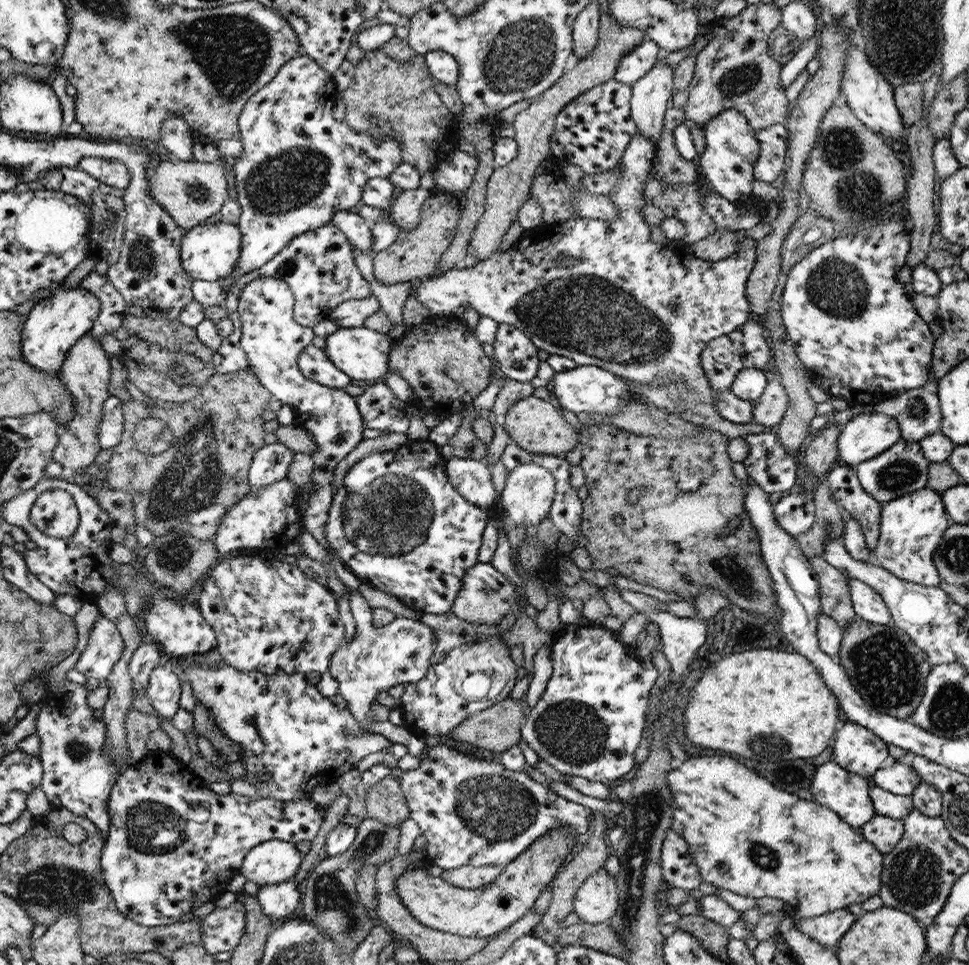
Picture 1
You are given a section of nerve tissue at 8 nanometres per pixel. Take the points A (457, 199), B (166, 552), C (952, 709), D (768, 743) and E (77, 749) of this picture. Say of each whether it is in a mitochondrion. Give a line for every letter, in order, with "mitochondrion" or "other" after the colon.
A: other
B: mitochondrion
C: mitochondrion
D: mitochondrion
E: mitochondrion

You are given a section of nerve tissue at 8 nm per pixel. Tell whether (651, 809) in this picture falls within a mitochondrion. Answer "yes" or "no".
yes

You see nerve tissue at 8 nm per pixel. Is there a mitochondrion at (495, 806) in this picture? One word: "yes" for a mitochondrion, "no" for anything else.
yes

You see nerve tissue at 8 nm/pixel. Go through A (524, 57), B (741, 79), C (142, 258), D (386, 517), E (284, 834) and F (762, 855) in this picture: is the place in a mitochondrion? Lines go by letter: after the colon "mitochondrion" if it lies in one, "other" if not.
A: mitochondrion
B: mitochondrion
C: mitochondrion
D: mitochondrion
E: other
F: mitochondrion

